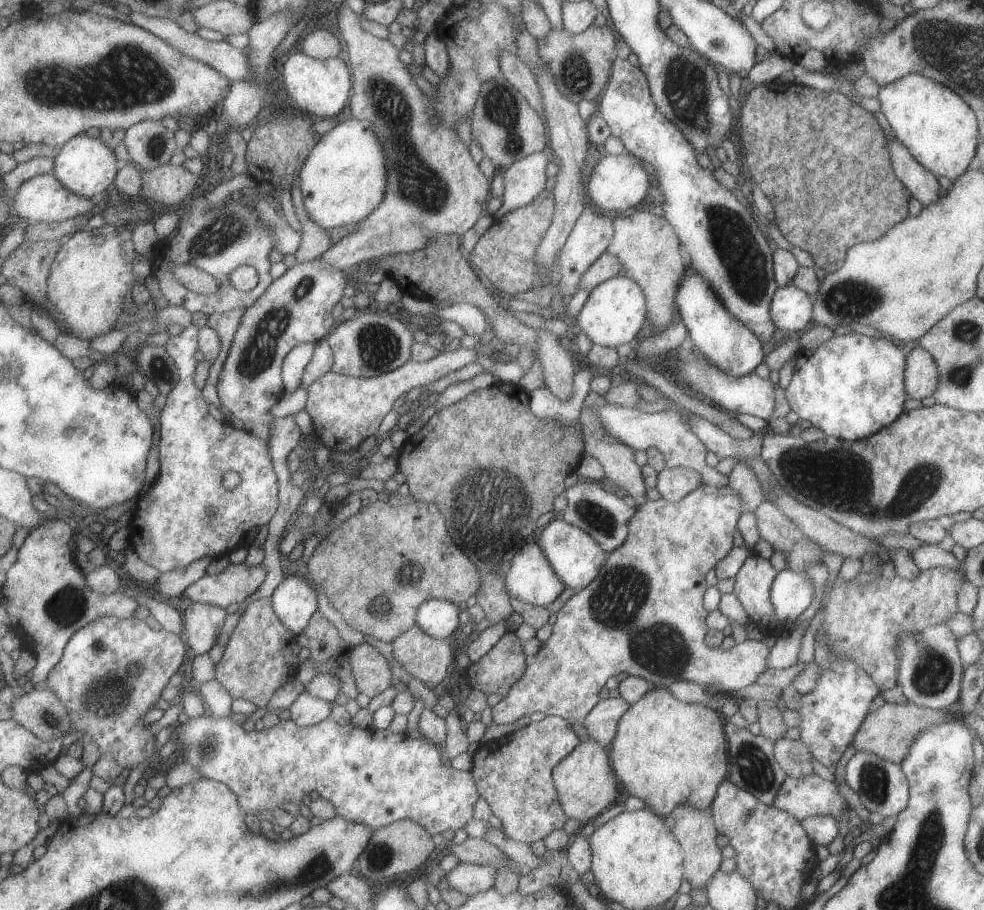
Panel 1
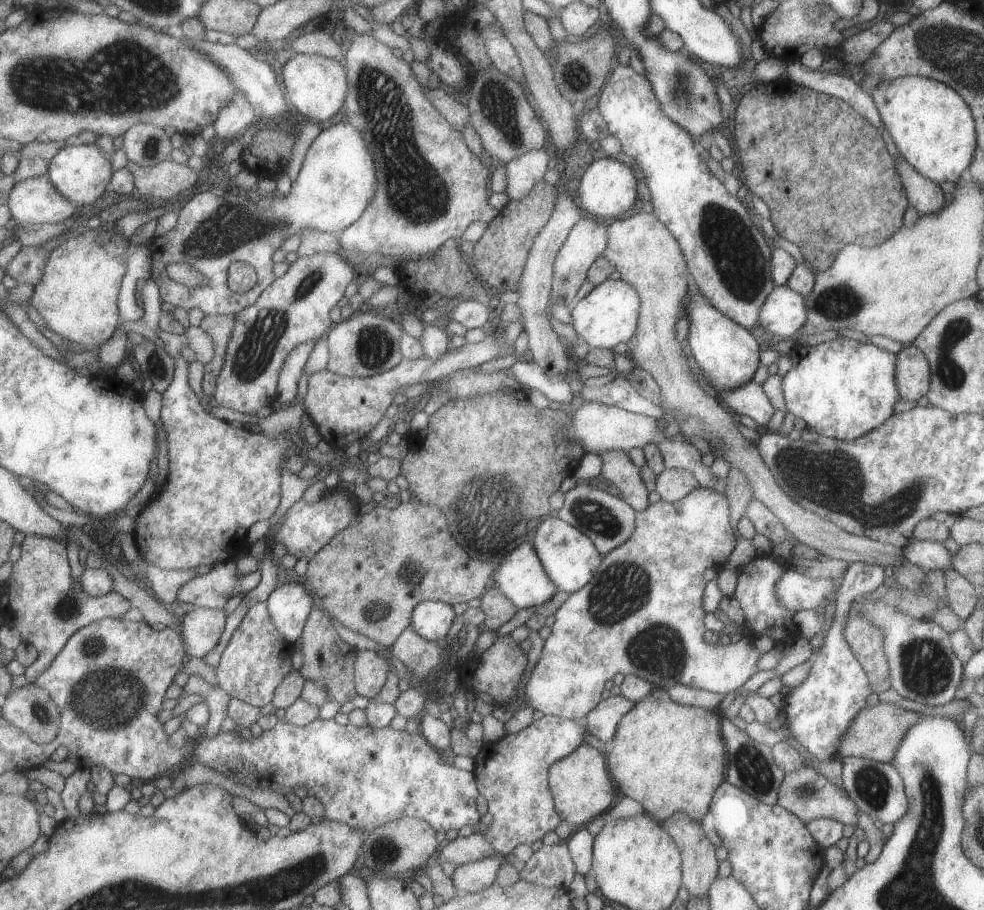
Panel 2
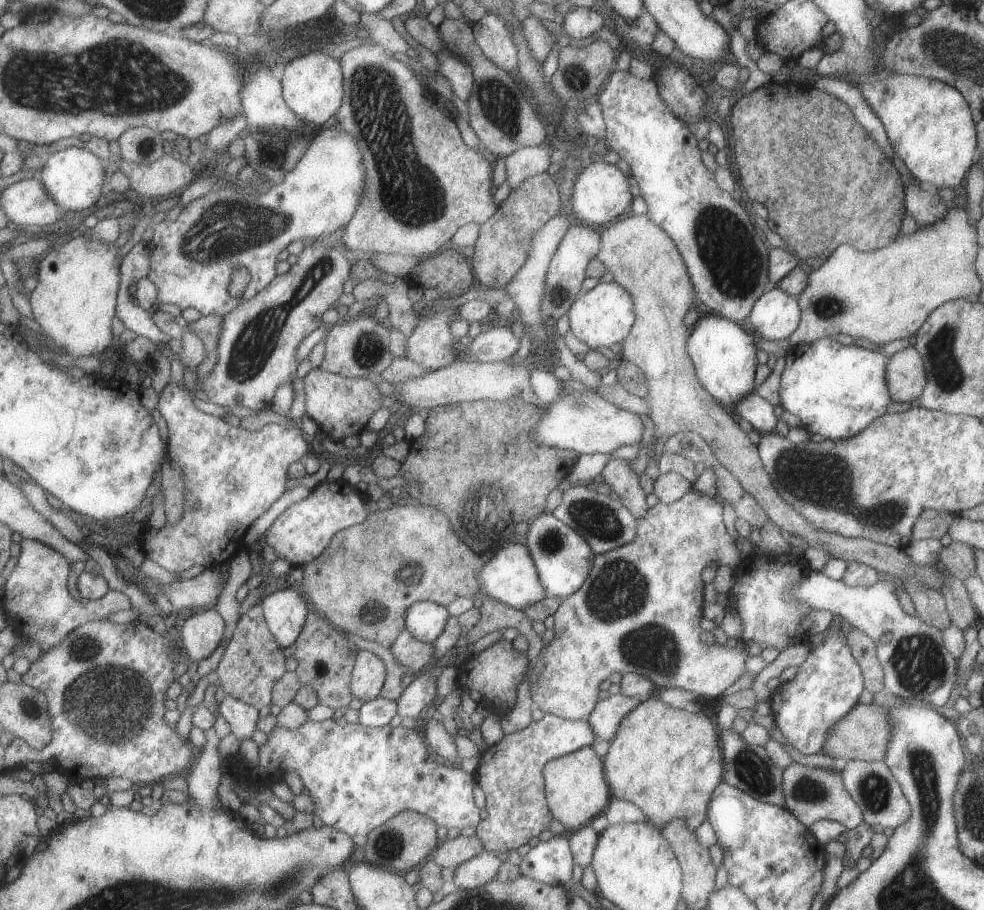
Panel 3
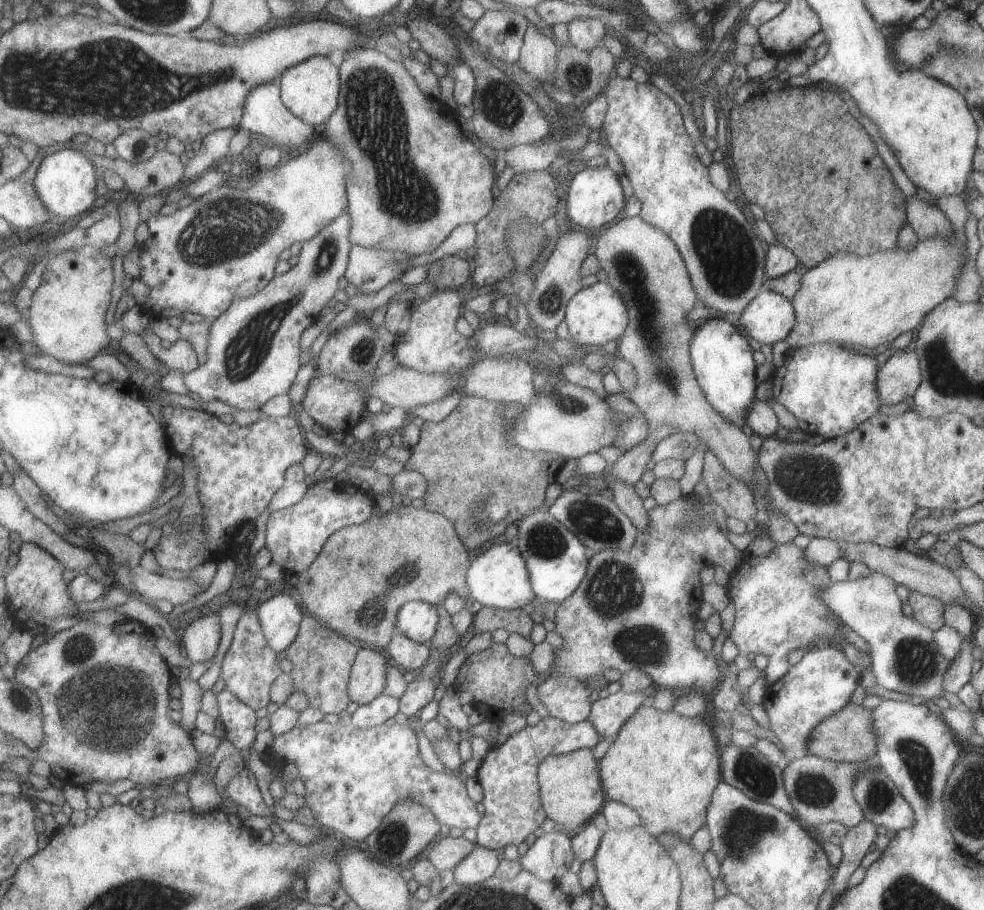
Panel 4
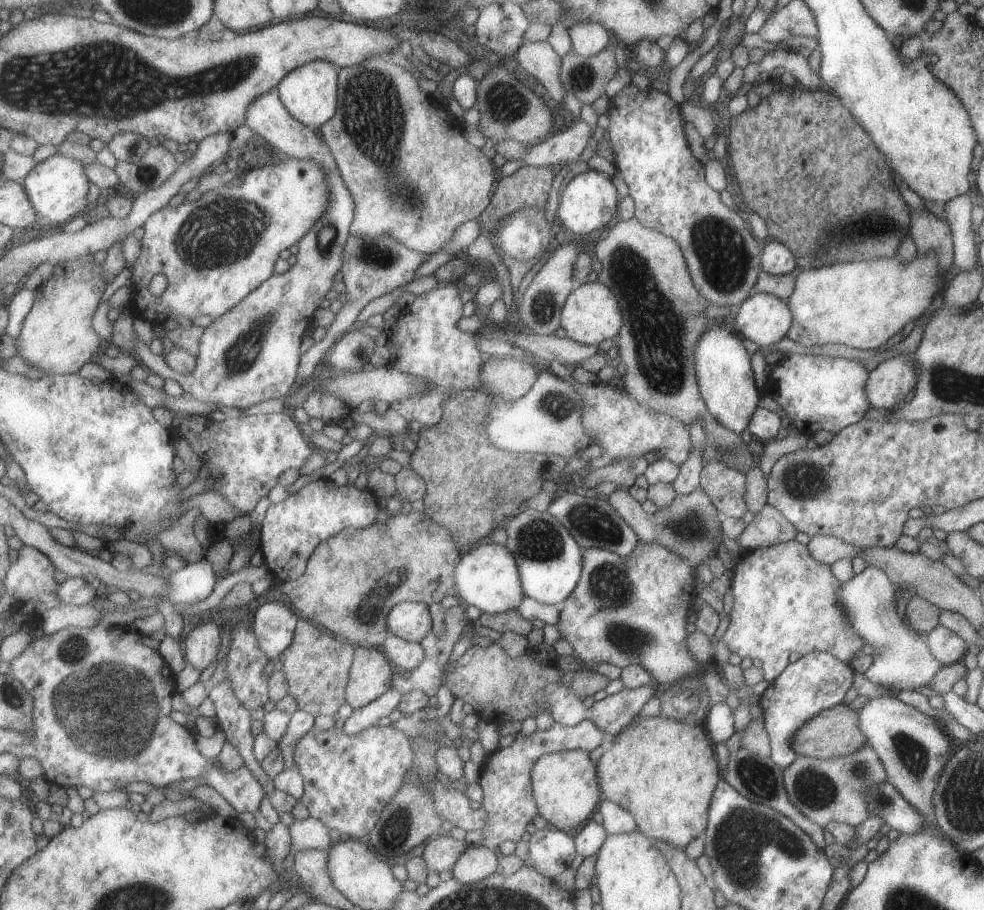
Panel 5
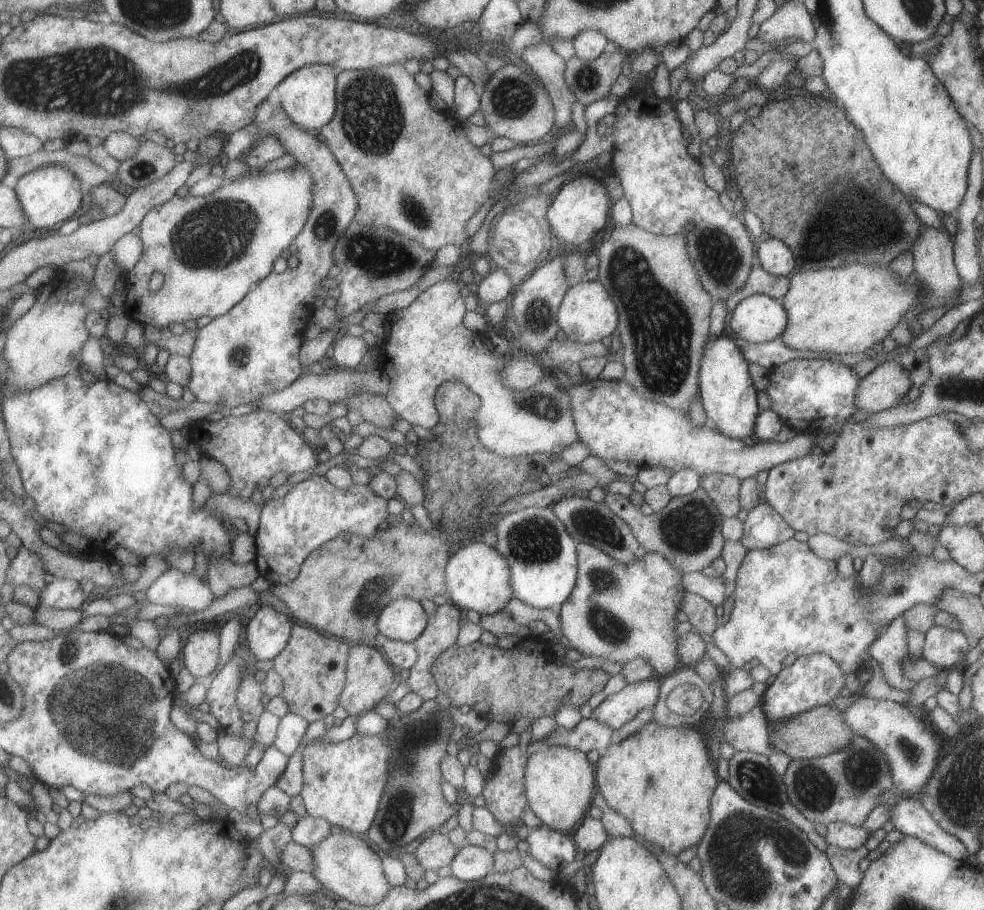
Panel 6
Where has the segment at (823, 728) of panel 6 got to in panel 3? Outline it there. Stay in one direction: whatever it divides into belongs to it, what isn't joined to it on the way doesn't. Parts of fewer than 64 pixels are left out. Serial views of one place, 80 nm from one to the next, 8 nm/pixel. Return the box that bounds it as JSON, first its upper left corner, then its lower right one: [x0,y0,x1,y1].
[821,703,891,765]

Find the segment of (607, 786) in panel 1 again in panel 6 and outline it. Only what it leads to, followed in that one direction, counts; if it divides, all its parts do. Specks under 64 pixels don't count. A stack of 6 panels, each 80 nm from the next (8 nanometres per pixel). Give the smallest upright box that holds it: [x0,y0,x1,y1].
[523,746,596,835]

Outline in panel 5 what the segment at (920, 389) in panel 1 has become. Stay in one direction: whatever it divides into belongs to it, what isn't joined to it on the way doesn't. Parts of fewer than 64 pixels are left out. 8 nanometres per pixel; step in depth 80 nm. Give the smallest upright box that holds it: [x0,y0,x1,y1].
[865,353,917,410]

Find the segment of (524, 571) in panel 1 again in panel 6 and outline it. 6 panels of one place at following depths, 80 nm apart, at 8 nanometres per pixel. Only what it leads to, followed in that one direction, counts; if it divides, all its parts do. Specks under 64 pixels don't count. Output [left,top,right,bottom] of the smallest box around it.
[446,541,514,615]

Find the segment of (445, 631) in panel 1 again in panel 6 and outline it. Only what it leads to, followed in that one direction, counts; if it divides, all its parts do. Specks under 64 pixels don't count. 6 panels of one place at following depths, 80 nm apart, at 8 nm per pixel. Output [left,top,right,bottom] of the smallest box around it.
[378,598,429,643]

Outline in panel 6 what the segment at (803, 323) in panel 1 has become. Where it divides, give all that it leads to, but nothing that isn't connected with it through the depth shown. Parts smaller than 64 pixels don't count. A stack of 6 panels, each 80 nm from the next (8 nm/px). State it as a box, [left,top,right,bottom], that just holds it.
[728,294,787,344]

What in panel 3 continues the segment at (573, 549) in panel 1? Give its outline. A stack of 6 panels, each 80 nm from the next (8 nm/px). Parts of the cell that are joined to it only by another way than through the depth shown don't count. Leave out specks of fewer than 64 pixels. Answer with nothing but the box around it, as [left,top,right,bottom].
[523,513,594,601]

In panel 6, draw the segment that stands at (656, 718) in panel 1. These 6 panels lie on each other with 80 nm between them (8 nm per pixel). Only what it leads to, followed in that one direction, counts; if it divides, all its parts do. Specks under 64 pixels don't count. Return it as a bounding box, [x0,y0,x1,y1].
[595,722,719,856]

